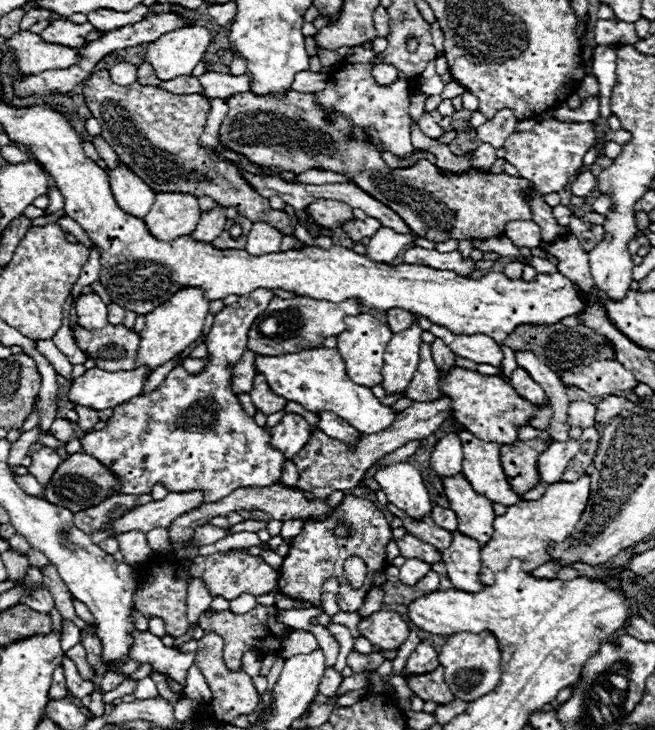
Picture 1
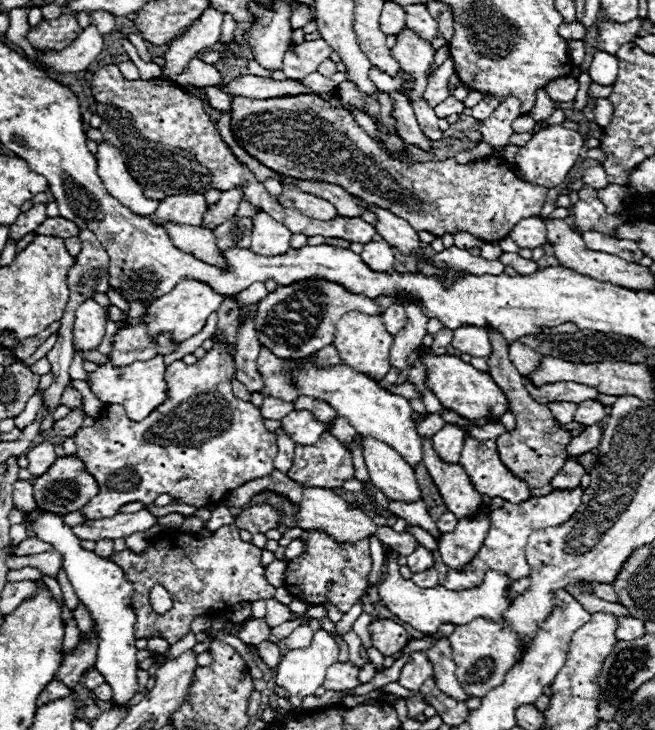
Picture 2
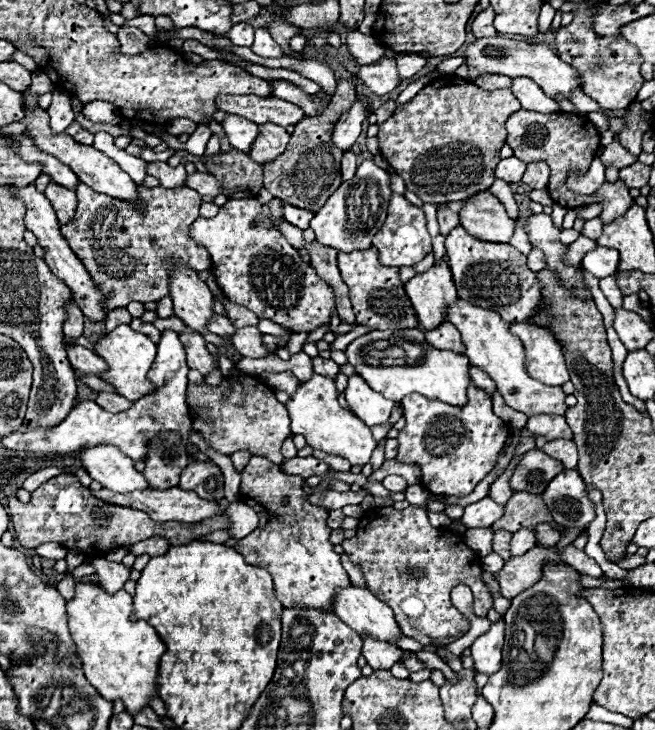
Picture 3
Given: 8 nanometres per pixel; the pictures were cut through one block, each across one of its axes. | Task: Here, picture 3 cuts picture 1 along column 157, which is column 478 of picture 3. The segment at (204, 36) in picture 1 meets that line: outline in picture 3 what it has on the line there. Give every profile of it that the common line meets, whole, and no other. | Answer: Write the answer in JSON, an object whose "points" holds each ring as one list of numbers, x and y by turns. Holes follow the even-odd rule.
{"points":[[502,36,480,38,480,40,476,40,468,46,466,64,468,64,468,70,470,70,470,76,468,76,470,80,474,80,476,76,480,76,484,72,486,74,502,74,502,76,510,76,510,78,528,76,552,100,556,100,558,96,570,98,574,90,582,88,582,80,580,80,580,74,576,74,576,68,562,62,548,44,518,42,518,40,510,40,510,38,502,38],[552,64,554,64,554,68,552,68]]}

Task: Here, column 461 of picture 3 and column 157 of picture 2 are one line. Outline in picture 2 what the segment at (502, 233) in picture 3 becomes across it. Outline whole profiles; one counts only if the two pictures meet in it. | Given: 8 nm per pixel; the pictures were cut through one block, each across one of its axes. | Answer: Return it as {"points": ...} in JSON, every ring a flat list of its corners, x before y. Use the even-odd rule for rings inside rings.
{"points":[[178,194,162,200,158,210,150,218,156,224,164,220,172,220,176,224,200,226,206,210,208,210,208,204,202,194]]}

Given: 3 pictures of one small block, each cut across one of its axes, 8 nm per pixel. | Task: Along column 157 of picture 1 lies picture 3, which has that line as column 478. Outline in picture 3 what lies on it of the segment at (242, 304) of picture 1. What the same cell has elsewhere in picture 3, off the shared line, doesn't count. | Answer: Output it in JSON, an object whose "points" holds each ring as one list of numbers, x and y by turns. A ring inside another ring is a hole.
{"points":[[470,384,468,404,464,408,440,404,440,402,428,400,420,394,408,394,408,396,404,396,404,400,400,404,404,406,406,426,398,434,400,448,398,448,396,460,418,464,422,468,422,484,426,486,426,490,430,494,446,494,446,496,456,496,456,498,472,494,476,484,482,482,486,478,486,474,496,466,498,452,502,450,502,446,510,434,510,426,504,420,500,420,498,416,494,416,494,412,492,412,492,398,486,392,482,392,480,388,476,388,474,384]]}

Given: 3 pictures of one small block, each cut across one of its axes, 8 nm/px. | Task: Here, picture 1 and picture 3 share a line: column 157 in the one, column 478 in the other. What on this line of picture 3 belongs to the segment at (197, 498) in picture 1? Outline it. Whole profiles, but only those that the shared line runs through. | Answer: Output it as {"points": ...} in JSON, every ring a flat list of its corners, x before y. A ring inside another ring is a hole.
{"points":[[486,496,486,498,466,506,460,522,466,528,490,528,492,522,496,522,502,516,502,512,504,512,504,506,496,504,490,496]]}

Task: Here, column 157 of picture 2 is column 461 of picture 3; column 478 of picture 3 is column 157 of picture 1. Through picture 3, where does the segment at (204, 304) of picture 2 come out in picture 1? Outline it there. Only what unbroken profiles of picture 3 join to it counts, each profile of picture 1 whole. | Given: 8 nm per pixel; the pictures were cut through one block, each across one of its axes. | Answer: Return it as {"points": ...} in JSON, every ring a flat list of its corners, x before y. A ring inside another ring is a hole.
{"points":[[182,288,166,304,146,314,146,326,140,332,140,348,136,356,136,366,148,366,148,376,168,360,176,358,184,348,202,336,204,318,208,314,208,300,200,288]]}

